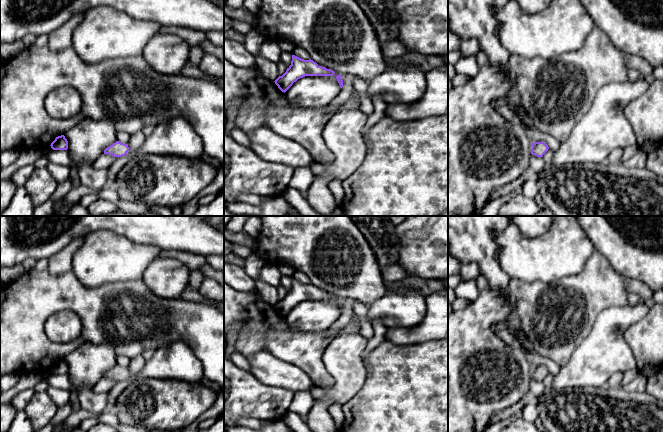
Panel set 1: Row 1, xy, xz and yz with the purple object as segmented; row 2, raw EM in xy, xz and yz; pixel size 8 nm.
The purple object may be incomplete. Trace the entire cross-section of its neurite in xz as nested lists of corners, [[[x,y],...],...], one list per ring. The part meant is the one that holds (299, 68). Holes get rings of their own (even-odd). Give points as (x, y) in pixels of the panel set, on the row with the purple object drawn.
[[[292,55],[291,65],[286,72],[279,76],[274,82],[282,92],[286,92],[294,82],[305,76],[333,76],[334,71],[319,66],[313,60],[304,60]]]

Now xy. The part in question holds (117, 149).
[[[116,141],[115,143],[113,143],[104,150],[104,154],[109,154],[114,157],[122,157],[125,156],[128,151],[129,151],[128,144]]]

